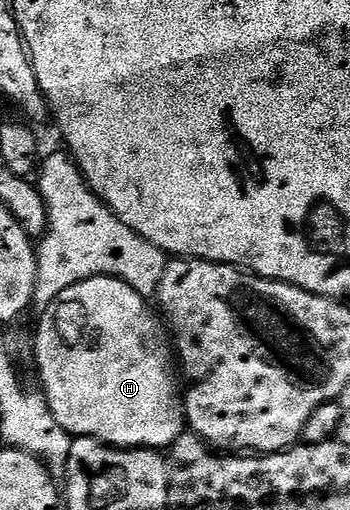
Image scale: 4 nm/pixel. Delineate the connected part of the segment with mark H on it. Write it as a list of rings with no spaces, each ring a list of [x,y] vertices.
[[[89,278],[64,292],[60,292],[57,299],[49,302],[41,311],[42,319],[38,322],[38,335],[34,338],[34,358],[38,361],[38,374],[42,377],[41,393],[44,395],[48,408],[60,424],[71,436],[79,438],[94,438],[98,442],[105,442],[108,446],[119,448],[145,448],[161,451],[174,445],[175,440],[184,432],[184,415],[180,409],[180,390],[174,387],[174,378],[170,375],[172,366],[172,346],[168,341],[167,331],[160,321],[159,315],[152,309],[147,299],[141,298],[128,284],[115,278]]]

